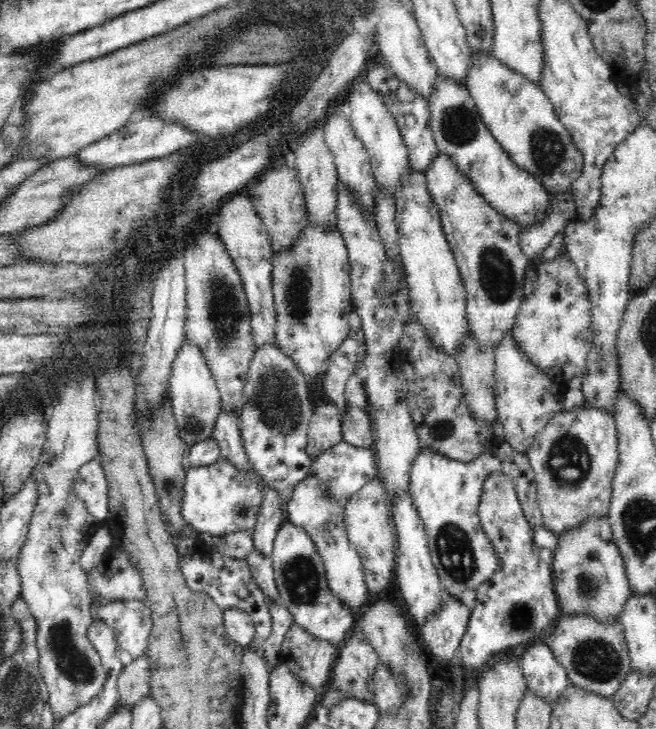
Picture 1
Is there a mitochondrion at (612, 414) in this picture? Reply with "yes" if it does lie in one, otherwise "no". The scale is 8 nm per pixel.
no

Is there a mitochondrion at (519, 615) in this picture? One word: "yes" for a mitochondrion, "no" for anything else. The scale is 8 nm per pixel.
yes

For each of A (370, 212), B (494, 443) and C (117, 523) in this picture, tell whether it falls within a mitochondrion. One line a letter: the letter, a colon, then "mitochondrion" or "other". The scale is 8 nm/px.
A: other
B: other
C: other

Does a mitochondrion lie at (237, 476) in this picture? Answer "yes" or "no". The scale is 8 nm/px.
no

